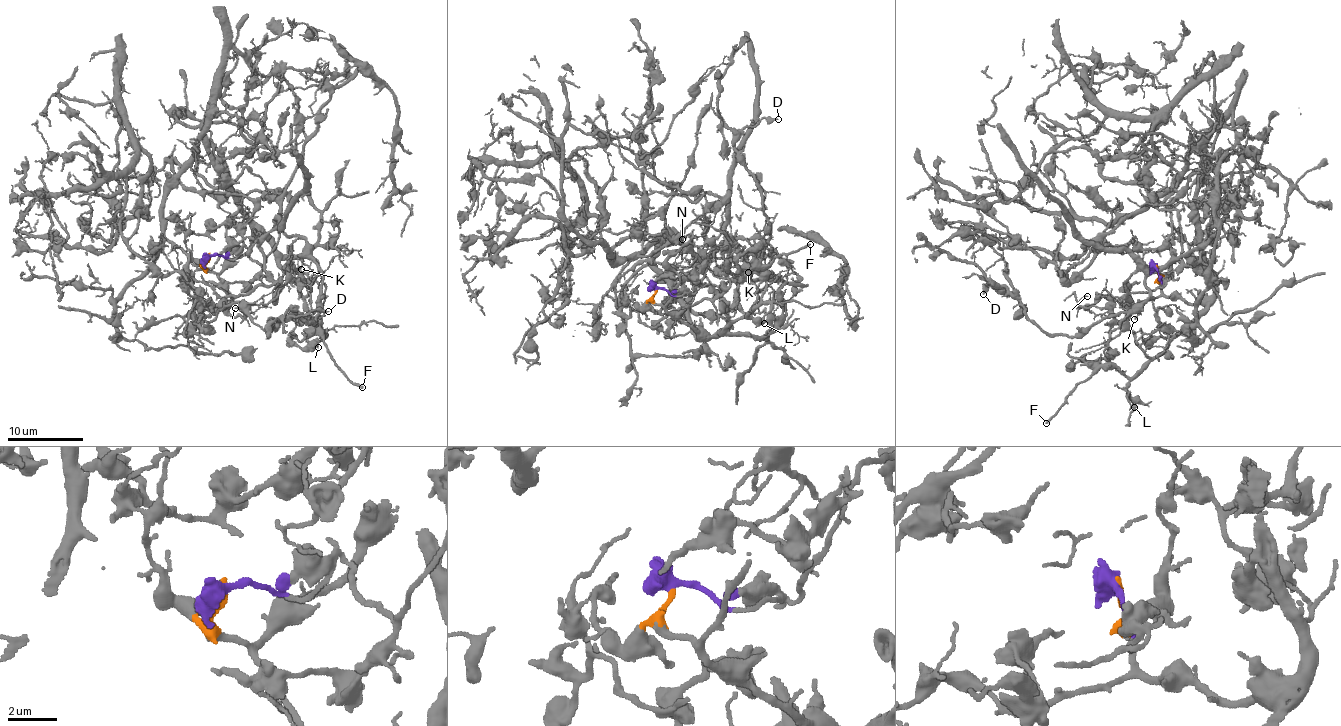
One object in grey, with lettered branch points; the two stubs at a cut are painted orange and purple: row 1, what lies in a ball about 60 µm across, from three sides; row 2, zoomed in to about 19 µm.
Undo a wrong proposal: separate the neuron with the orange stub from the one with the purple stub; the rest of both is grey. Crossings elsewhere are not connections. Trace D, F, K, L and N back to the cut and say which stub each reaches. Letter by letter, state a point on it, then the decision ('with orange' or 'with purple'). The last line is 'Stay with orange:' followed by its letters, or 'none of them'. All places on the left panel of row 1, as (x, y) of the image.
D: (328, 311) | with purple
F: (362, 387) | with orange
K: (301, 269) | with purple
L: (318, 347) | with orange
N: (235, 308) | with orange
Stay with orange: F, L, N

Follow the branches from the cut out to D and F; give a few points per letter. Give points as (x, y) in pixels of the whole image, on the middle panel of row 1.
D: (656, 289), (694, 293), (717, 249), (753, 266), (770, 236), (761, 189), (734, 142), (746, 127), (778, 119)
F: (656, 289), (652, 298), (665, 310), (711, 335), (749, 316), (749, 308), (760, 303), (764, 265), (809, 245)

